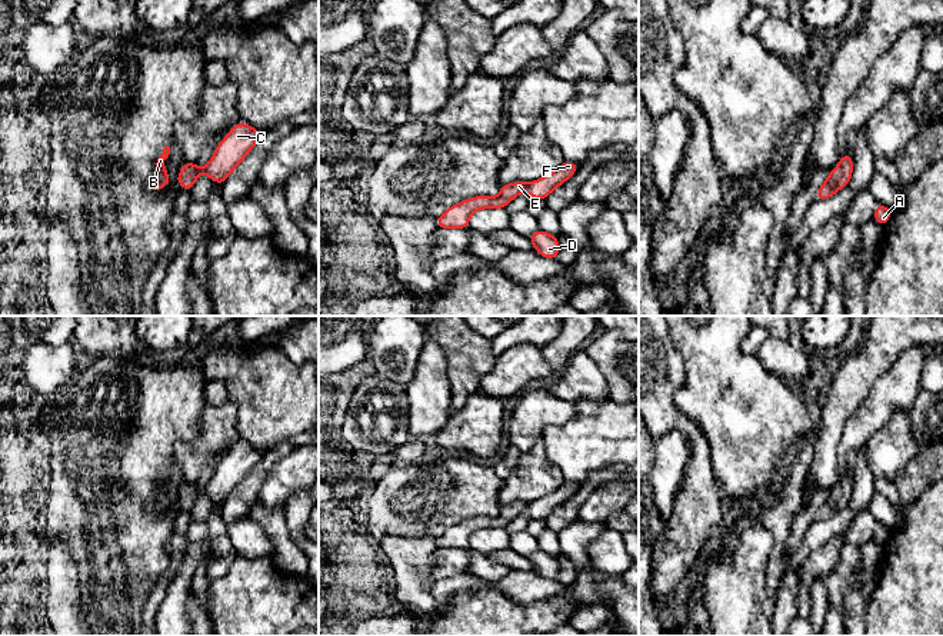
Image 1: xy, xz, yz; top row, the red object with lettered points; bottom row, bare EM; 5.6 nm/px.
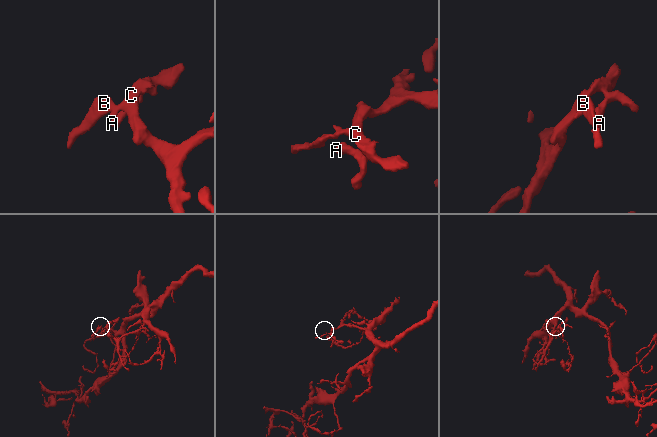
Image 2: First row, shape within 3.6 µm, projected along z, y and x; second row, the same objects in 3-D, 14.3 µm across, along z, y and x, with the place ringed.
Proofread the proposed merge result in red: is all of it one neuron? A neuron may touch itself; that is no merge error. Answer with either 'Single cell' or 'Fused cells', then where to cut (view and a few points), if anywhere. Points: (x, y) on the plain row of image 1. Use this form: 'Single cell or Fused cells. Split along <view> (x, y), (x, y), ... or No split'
Single cell. No split

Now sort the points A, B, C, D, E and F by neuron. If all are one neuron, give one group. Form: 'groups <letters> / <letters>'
groups A B C D E F

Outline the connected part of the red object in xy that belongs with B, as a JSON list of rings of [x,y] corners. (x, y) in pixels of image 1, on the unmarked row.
[[[166,466],[163,469],[161,476],[157,479],[154,500],[146,505],[147,512],[156,512],[156,510],[164,509],[170,503],[170,497],[167,496],[167,492],[164,487],[164,480],[169,477],[169,474],[170,474],[170,467]]]

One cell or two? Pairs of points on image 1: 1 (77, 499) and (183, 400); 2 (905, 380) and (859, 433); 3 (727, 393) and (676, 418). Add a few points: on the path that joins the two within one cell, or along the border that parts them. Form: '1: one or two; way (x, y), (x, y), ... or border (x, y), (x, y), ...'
1: one; way (103, 473), (157, 419)
2: one; way (892, 393), (866, 420)
3: two; border (685, 379), (676, 405), (706, 439)

